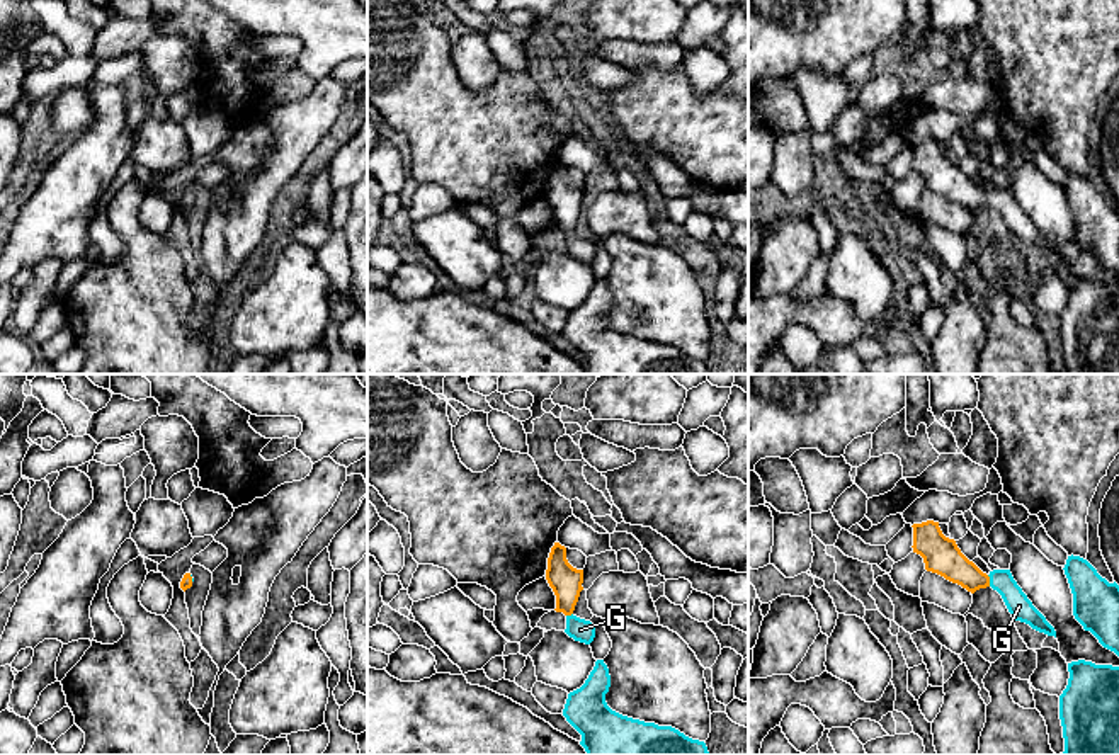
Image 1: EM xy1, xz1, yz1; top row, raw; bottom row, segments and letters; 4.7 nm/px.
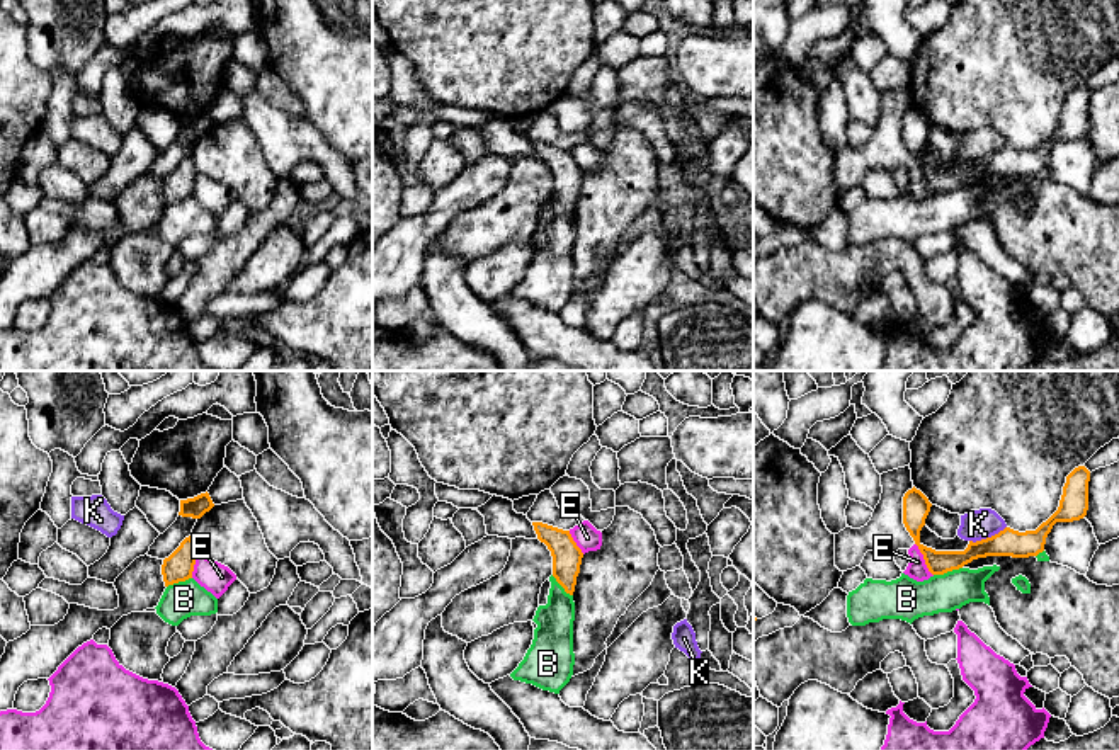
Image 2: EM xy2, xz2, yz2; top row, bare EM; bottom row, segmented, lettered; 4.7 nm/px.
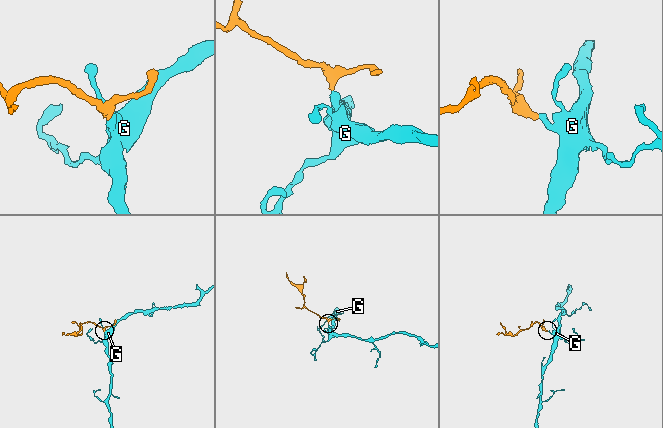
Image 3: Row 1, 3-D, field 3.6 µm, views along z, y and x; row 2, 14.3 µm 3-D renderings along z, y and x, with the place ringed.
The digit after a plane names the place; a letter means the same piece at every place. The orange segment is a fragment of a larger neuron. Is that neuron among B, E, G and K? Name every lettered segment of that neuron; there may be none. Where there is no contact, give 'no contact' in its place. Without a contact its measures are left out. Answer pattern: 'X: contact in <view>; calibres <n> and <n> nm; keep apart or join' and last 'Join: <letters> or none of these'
B: contact in yz2; calibres 110 and 200 nm; keep apart
E: contact in yz2; calibres 130 and 90 nm; keep apart
G: contact in yz1; calibres 170 and 110 nm; join
K: contact in yz2; calibres 130 and 140 nm; keep apart
Join: G

